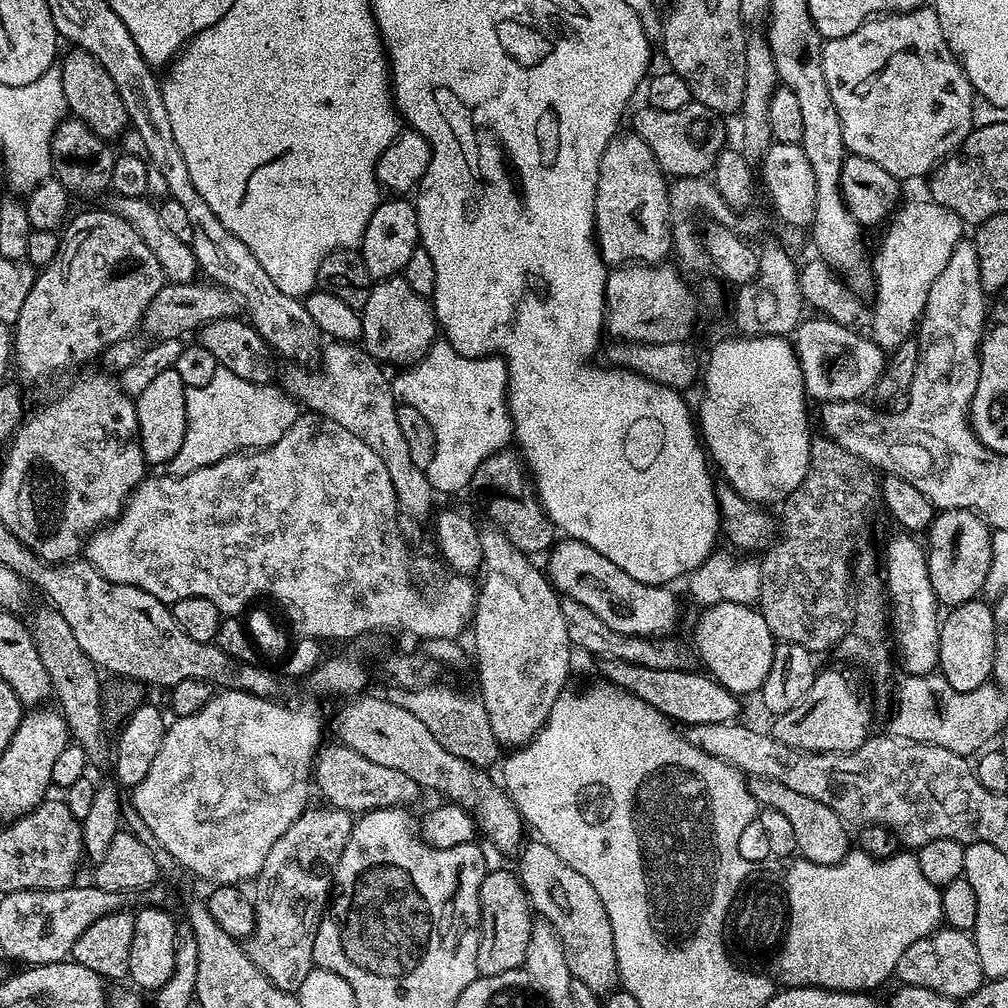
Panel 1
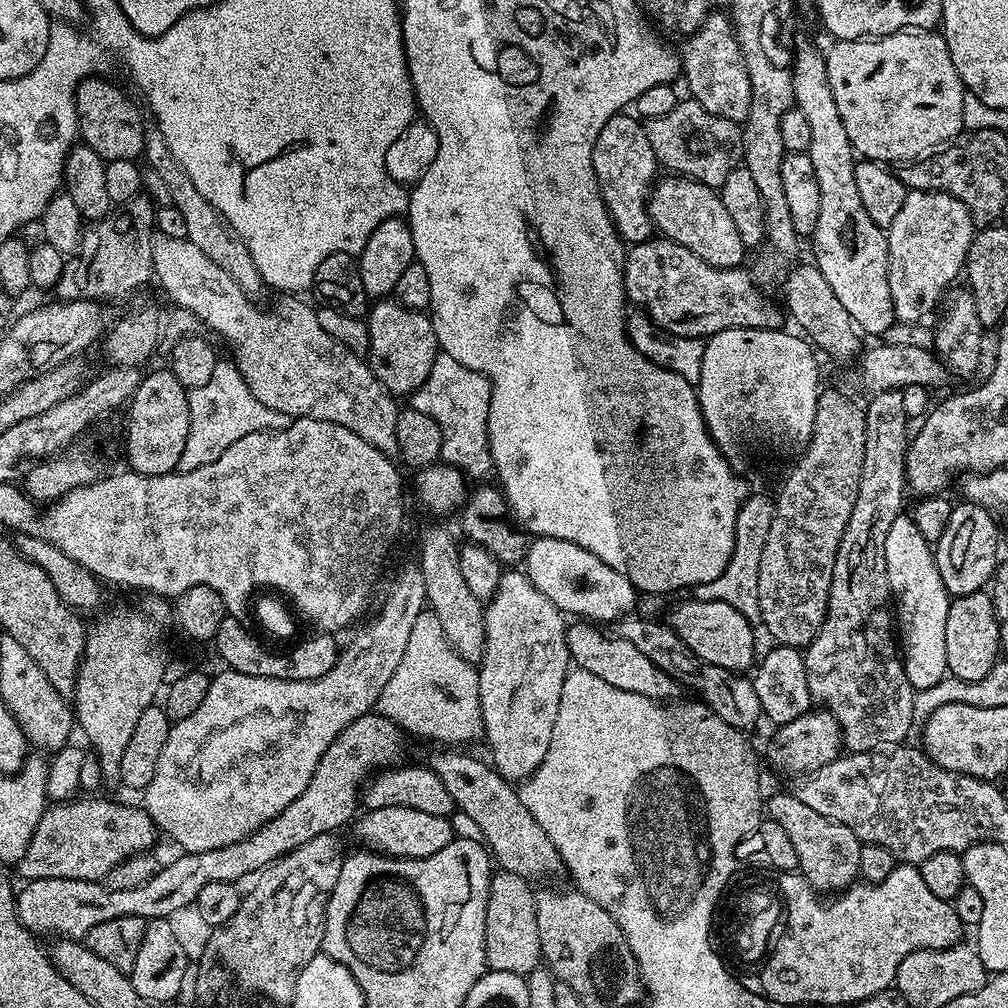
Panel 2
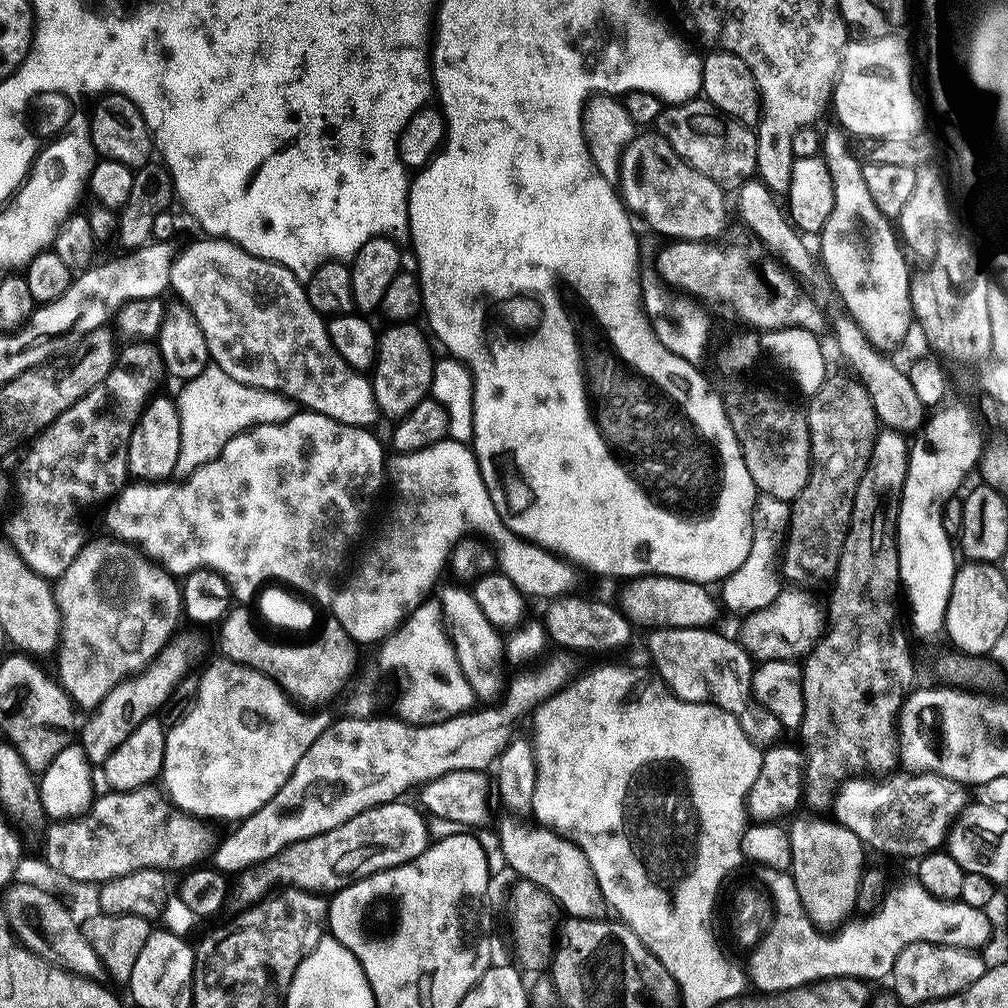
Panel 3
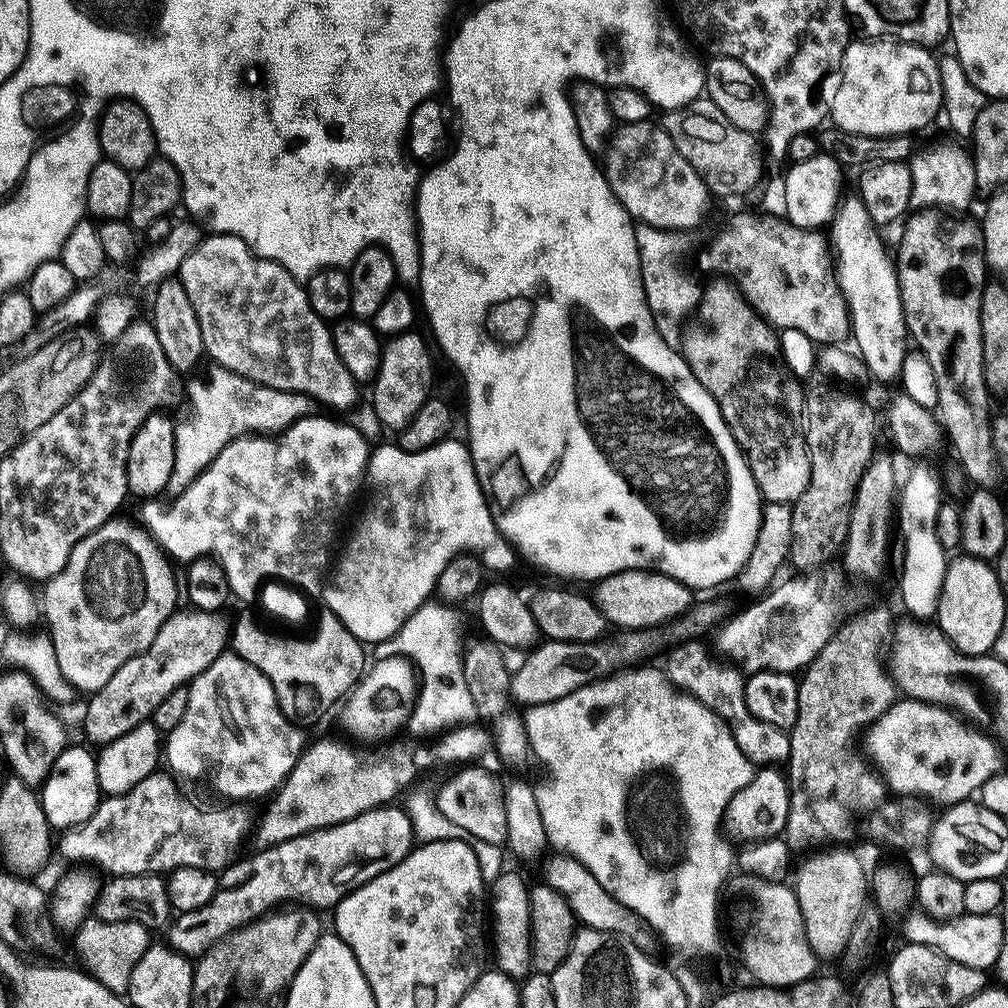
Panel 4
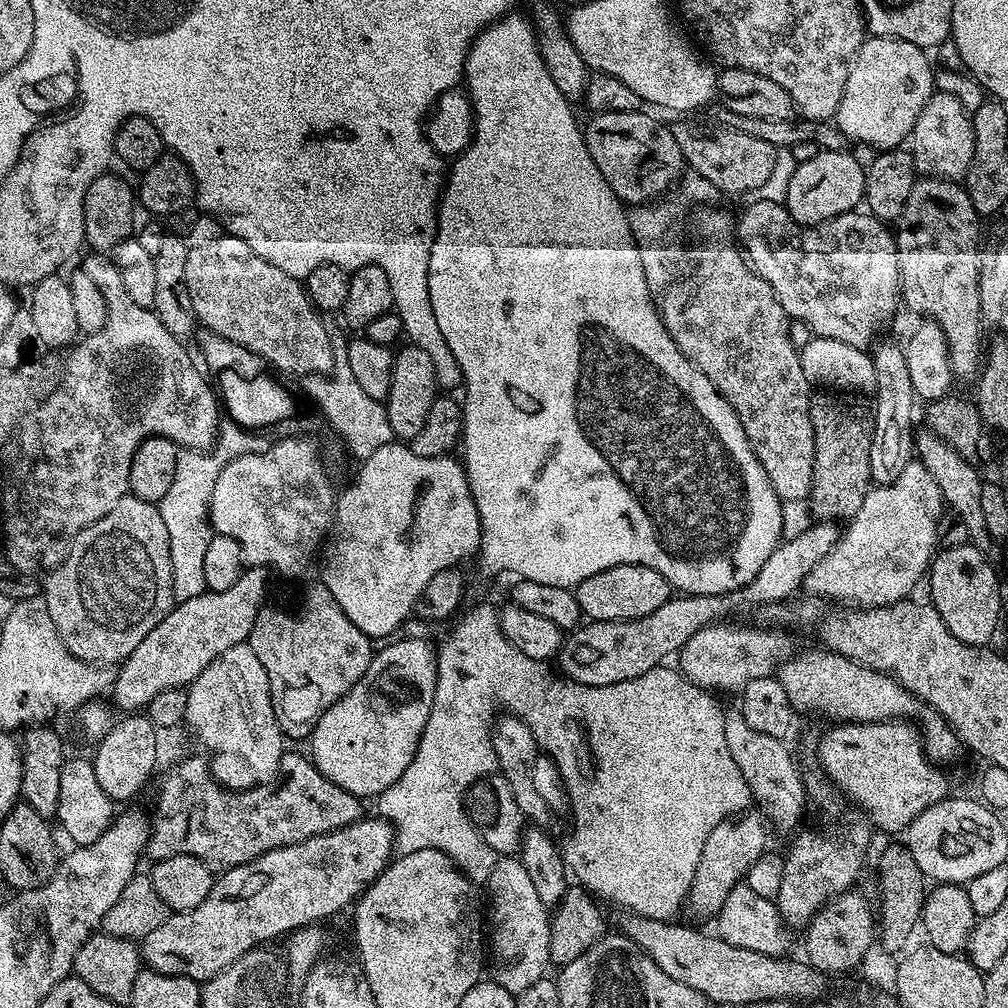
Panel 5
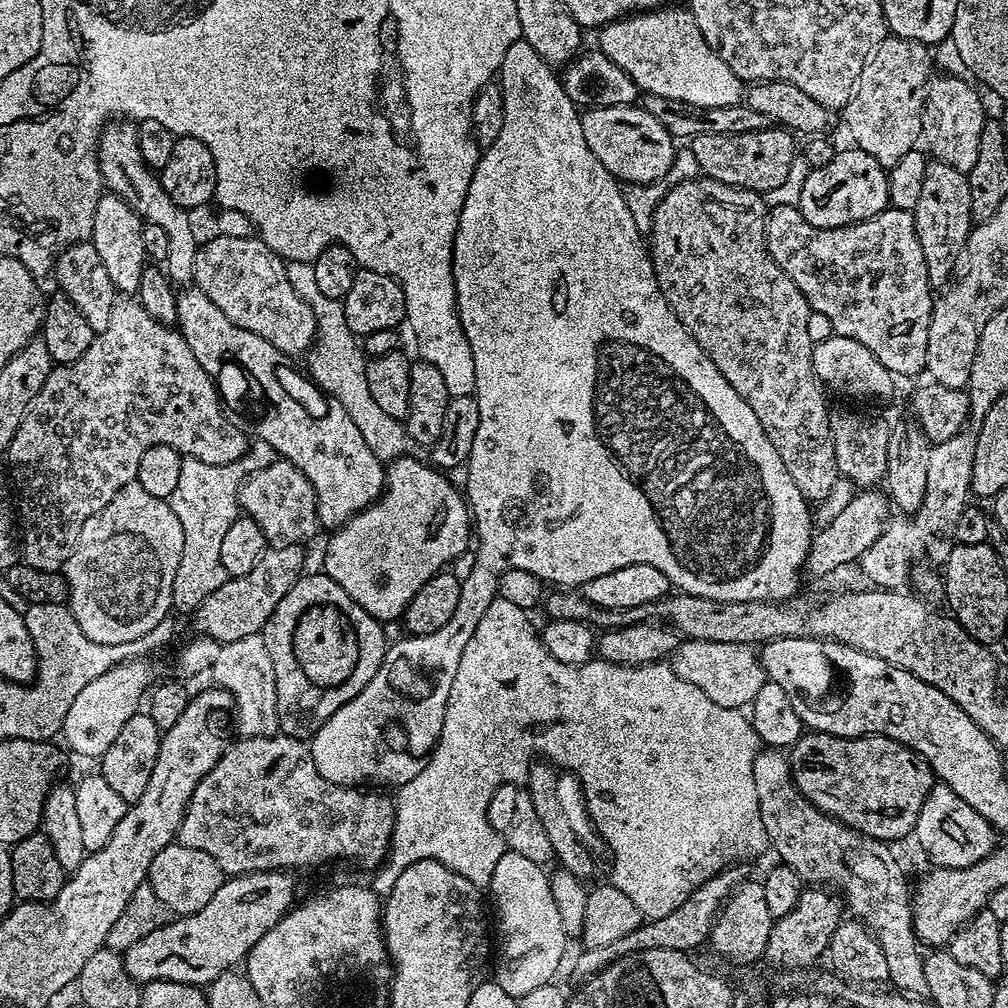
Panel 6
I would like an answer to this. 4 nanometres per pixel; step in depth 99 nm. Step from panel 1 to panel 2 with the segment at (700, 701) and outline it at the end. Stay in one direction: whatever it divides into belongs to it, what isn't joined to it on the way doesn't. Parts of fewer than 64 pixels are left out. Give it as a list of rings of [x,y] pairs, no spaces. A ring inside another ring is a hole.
[[[592,622],[572,623],[569,623],[566,628],[566,646],[571,663],[576,668],[602,678],[602,682],[610,682],[610,686],[618,690],[640,692],[651,700],[672,702],[679,697],[676,695],[682,692],[681,684],[673,676],[666,674],[658,666],[654,666],[654,662],[650,662],[650,658],[646,658],[646,654],[642,654],[642,650],[638,650],[634,642],[626,642],[615,634],[607,636],[600,629],[603,627]]]

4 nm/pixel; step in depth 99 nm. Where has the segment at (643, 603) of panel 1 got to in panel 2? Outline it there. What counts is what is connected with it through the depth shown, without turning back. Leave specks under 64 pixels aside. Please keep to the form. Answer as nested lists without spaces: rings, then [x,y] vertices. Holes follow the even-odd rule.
[[[549,536],[535,537],[524,554],[522,568],[527,572],[530,582],[534,582],[534,586],[538,586],[538,590],[542,590],[542,594],[554,602],[554,606],[566,614],[573,612],[576,615],[573,617],[588,622],[615,621],[635,609],[632,607],[638,597],[637,588],[622,574],[618,574],[614,566],[606,566],[602,558],[590,554],[590,550],[574,542]]]

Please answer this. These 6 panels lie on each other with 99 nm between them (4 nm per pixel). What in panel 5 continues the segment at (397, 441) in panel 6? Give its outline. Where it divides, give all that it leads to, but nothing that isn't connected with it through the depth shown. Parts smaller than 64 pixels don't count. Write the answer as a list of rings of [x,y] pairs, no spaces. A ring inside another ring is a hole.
[[[333,335],[332,351],[335,353],[335,363],[332,371],[327,374],[310,372],[307,376],[299,377],[298,384],[304,387],[304,392],[312,399],[313,406],[324,415],[325,422],[344,439],[345,446],[357,456],[356,460],[361,462],[378,446],[392,442],[394,437],[384,404],[370,398],[370,394],[365,394],[362,386],[358,386],[354,373],[350,371],[350,362],[345,348],[345,337]]]

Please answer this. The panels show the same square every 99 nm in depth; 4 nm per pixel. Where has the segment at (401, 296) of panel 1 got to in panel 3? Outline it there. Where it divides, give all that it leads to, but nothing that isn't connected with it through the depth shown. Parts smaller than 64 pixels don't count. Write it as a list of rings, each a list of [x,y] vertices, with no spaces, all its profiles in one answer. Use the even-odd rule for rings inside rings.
[[[416,322],[389,323],[388,329],[379,333],[376,342],[376,363],[370,369],[372,393],[377,409],[391,418],[405,416],[432,391],[434,357],[432,358],[432,348],[428,345],[429,337],[425,329],[420,329],[418,325]]]

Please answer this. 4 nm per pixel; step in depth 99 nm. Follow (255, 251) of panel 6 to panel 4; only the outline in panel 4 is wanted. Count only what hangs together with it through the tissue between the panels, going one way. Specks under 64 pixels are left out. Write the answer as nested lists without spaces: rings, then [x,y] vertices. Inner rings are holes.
[[[212,234],[204,238],[199,246],[182,261],[178,279],[182,282],[186,294],[190,294],[190,306],[194,306],[194,314],[198,314],[198,326],[202,326],[204,351],[207,359],[213,360],[211,362],[213,365],[230,370],[241,381],[253,380],[254,383],[264,384],[260,386],[274,392],[305,392],[315,401],[322,400],[334,408],[348,408],[355,402],[358,382],[352,377],[350,370],[346,370],[346,366],[342,366],[342,358],[338,358],[338,350],[332,341],[331,327],[310,306],[305,285],[301,281],[295,280],[281,264],[275,264],[273,260],[264,260],[261,256],[257,256],[251,248],[246,246],[246,242],[242,242],[237,236]]]

